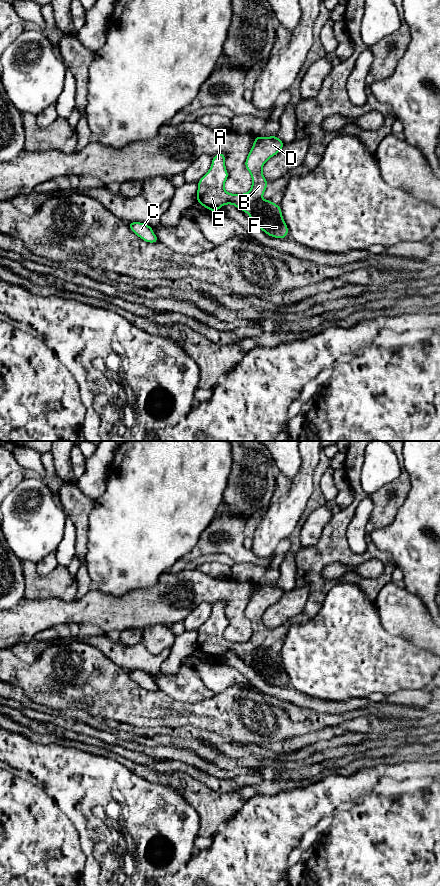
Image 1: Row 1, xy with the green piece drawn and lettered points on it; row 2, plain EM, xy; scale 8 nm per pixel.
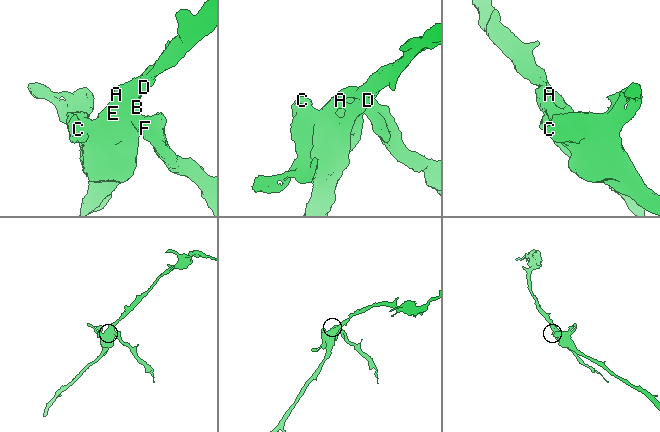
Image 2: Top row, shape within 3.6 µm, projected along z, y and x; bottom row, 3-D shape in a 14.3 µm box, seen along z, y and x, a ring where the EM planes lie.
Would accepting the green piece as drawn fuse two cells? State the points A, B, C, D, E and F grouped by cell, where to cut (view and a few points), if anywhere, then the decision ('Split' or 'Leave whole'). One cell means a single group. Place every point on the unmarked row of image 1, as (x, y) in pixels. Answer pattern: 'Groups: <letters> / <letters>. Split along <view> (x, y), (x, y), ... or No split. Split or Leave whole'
Groups: A B C D E / F. Split along xy (261, 646), (247, 660). Split

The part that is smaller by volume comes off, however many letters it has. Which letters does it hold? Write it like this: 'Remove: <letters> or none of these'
Remove: F

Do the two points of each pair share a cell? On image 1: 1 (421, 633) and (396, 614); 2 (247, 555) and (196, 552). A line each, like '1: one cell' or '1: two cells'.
1: one cell
2: one cell

